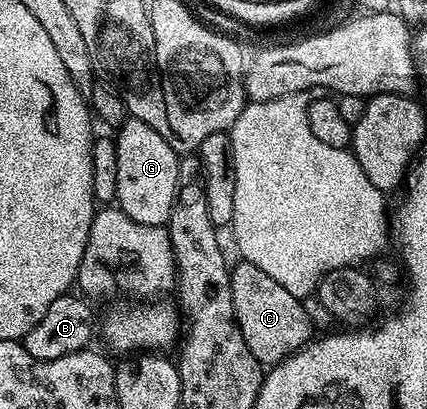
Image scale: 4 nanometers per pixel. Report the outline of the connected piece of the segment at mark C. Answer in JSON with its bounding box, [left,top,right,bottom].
[231,260,312,365]

